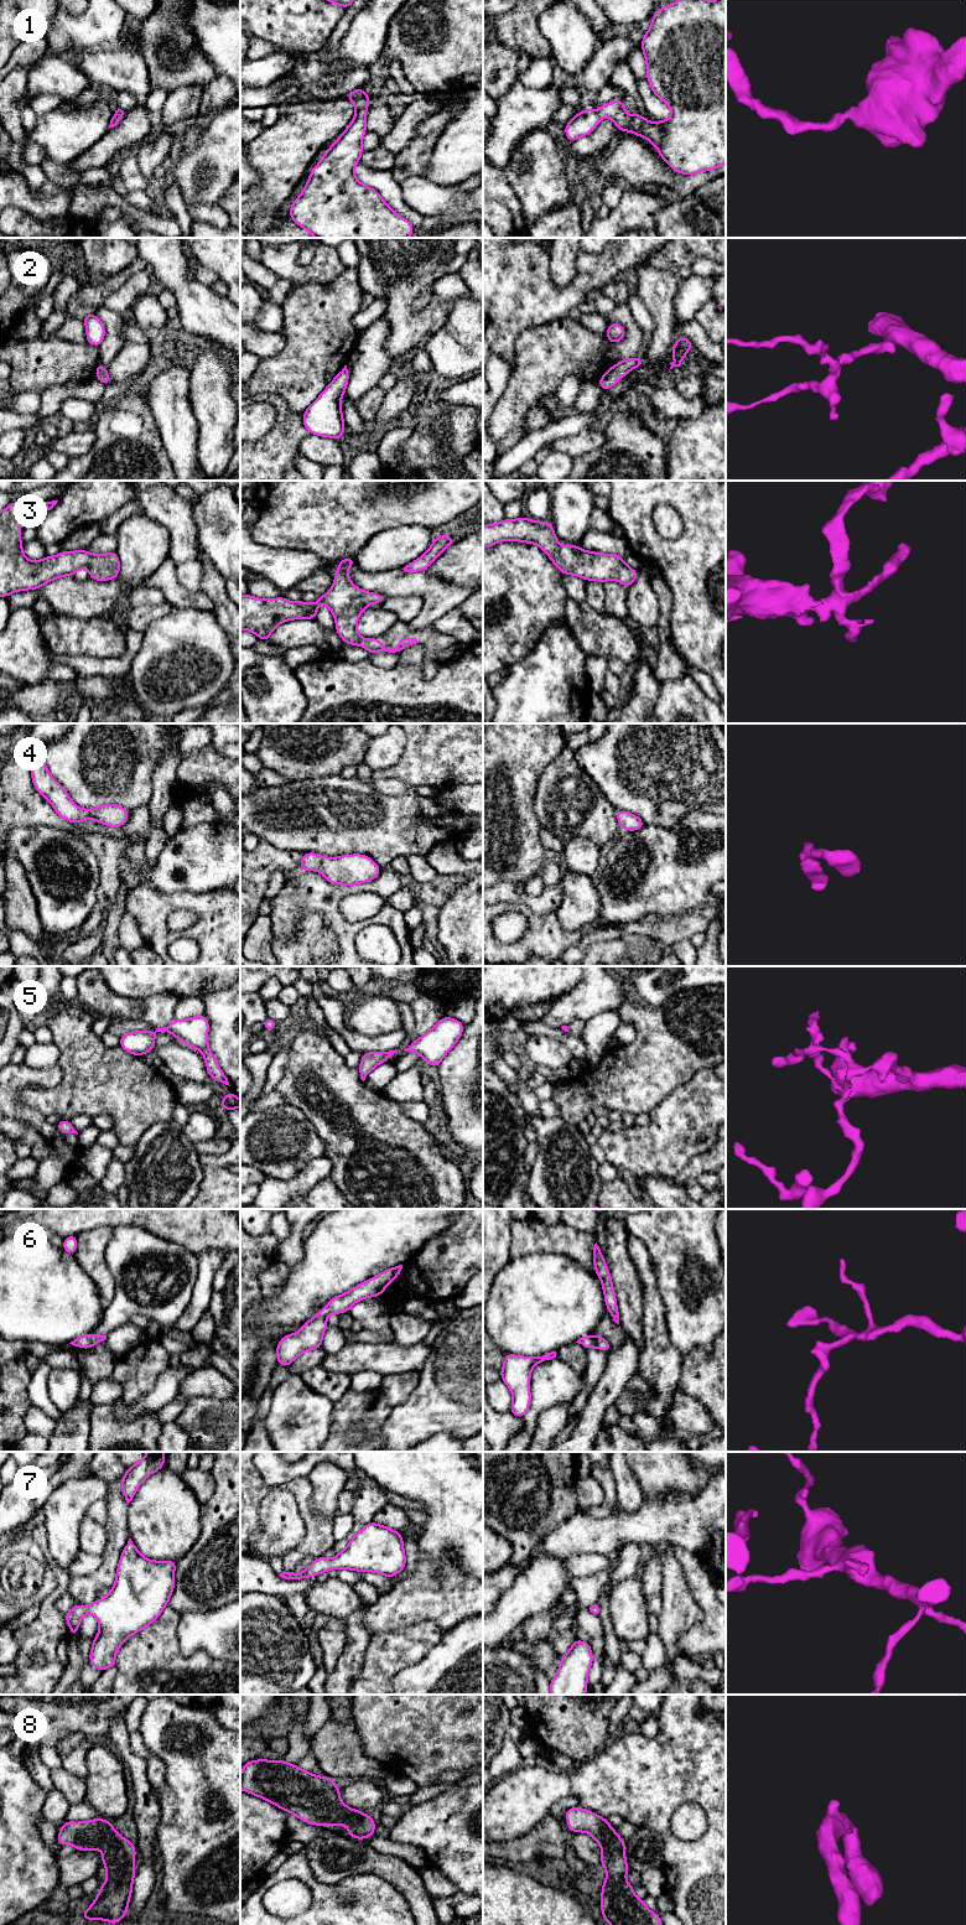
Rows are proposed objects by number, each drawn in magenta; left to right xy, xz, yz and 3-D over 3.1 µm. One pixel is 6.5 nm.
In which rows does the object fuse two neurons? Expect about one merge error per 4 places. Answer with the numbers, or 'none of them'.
none of them

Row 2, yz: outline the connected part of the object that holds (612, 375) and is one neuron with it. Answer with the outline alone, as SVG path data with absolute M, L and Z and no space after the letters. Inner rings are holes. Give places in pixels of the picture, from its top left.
M638 356L629 359L623 359L616 365L611 367L597 383L602 390L606 391L614 386L633 368L639 368L644 364L645 362L643 362Z

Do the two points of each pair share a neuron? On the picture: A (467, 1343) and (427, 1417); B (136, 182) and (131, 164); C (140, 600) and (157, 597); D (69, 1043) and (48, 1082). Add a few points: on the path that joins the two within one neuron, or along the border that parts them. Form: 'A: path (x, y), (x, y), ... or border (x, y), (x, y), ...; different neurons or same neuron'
A: path (467, 1361), (467, 1378), (446, 1399); same neuron
B: path (133, 177), (131, 169); same neuron
C: path (144, 597), (154, 597); same neuron
D: border (58, 1063), (62, 1079), (52, 1086), (42, 1088); different neurons

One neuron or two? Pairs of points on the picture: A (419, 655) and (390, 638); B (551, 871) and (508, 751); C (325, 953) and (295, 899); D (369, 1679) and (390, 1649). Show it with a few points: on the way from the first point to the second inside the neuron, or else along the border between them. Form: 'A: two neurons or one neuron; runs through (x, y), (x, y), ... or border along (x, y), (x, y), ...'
A: two neurons; border along (399, 652), (409, 646), (420, 644), (426, 657)
B: two neurons; border along (545, 862), (538, 872)
C: two neurons; border along (330, 929), (306, 913), (285, 938)
D: one neuron; runs through (377, 1671), (385, 1656)

